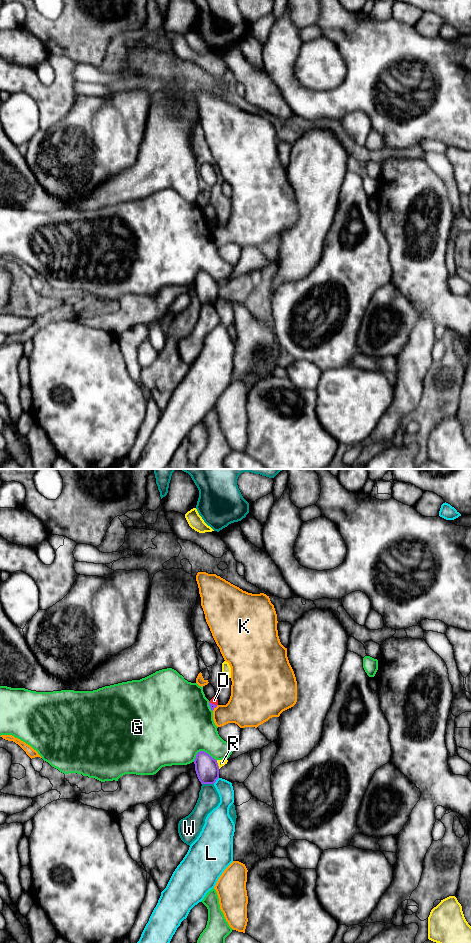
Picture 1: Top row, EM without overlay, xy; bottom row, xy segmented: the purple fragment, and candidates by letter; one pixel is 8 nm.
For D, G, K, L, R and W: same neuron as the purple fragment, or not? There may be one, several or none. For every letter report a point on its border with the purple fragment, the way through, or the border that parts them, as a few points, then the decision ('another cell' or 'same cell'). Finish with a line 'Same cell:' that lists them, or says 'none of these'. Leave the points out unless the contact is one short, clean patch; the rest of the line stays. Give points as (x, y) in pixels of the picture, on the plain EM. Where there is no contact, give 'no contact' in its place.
D: contact xy (213, 224); border xy (209, 221), (216, 225); another cell
G: contact xy (202, 271); another cell
K: contact xy (214, 227); another cell
L: contact xy (216, 299); another cell
R: contact xy (217, 284); another cell
W: contact xy (208, 303); another cell
Same cell: none of these

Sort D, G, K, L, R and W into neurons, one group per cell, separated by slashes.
D R / G / K / L / W

